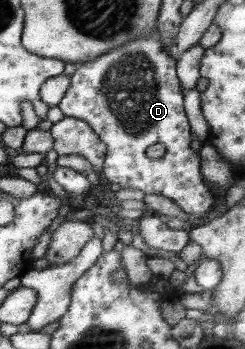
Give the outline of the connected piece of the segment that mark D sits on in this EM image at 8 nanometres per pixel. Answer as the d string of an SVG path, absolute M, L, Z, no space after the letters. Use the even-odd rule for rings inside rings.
M157 32L142 35L101 58L77 65L70 77L69 89L58 106L64 117L89 123L107 144L104 174L111 184L168 198L185 213L201 217L213 209L215 195L203 183L199 153L191 151L191 131L183 111L177 63L165 43ZM157 143L165 145L165 155L157 160L149 159L145 149Z

